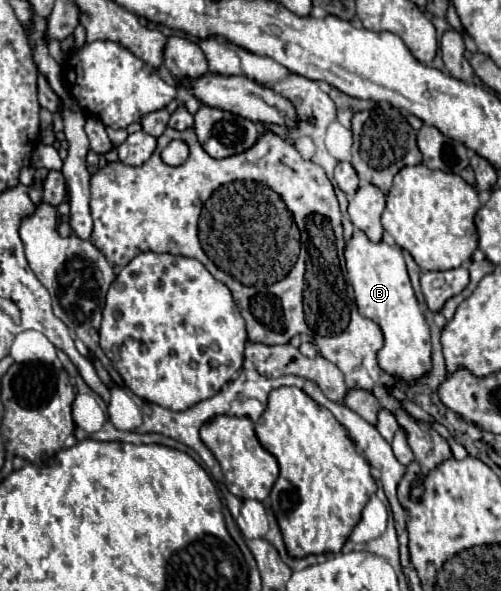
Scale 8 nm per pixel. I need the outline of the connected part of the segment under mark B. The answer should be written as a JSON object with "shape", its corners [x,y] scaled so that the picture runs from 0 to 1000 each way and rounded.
{"shape":[[[719,387],[691,408],[691,455],[707,486],[715,526],[750,543],[766,563],[766,587],[754,594],[754,618],[798,641],[834,641],[858,624],[858,553],[838,530],[802,421],[770,408],[743,411]]]}

